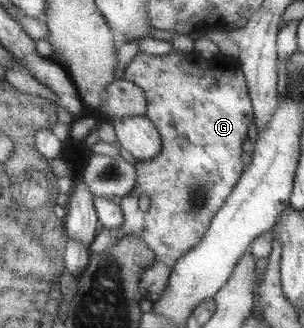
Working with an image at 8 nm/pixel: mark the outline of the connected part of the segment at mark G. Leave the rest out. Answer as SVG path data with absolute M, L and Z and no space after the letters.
M174 50L163 56L139 51L125 67L123 77L144 91L147 99L146 114L158 128L162 149L152 159L137 160L137 184L120 201L124 223L118 229L105 228L88 248L92 254L97 254L125 235L141 237L155 253L155 260L151 267L141 273L140 293L145 299L154 302L162 297L177 260L200 243L208 232L212 218L238 183L245 168L242 163L242 145L253 124L253 105L245 73L235 56L218 54L216 58L207 60L196 51L182 53Z

